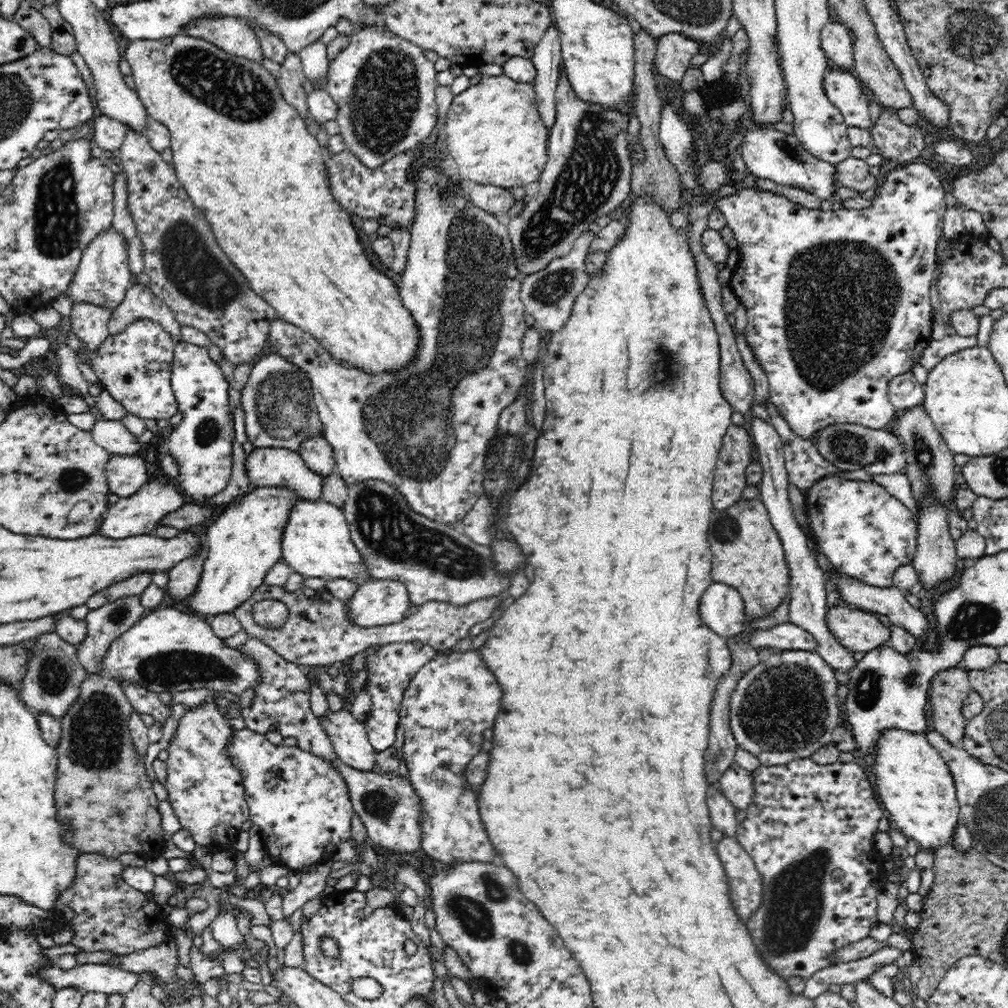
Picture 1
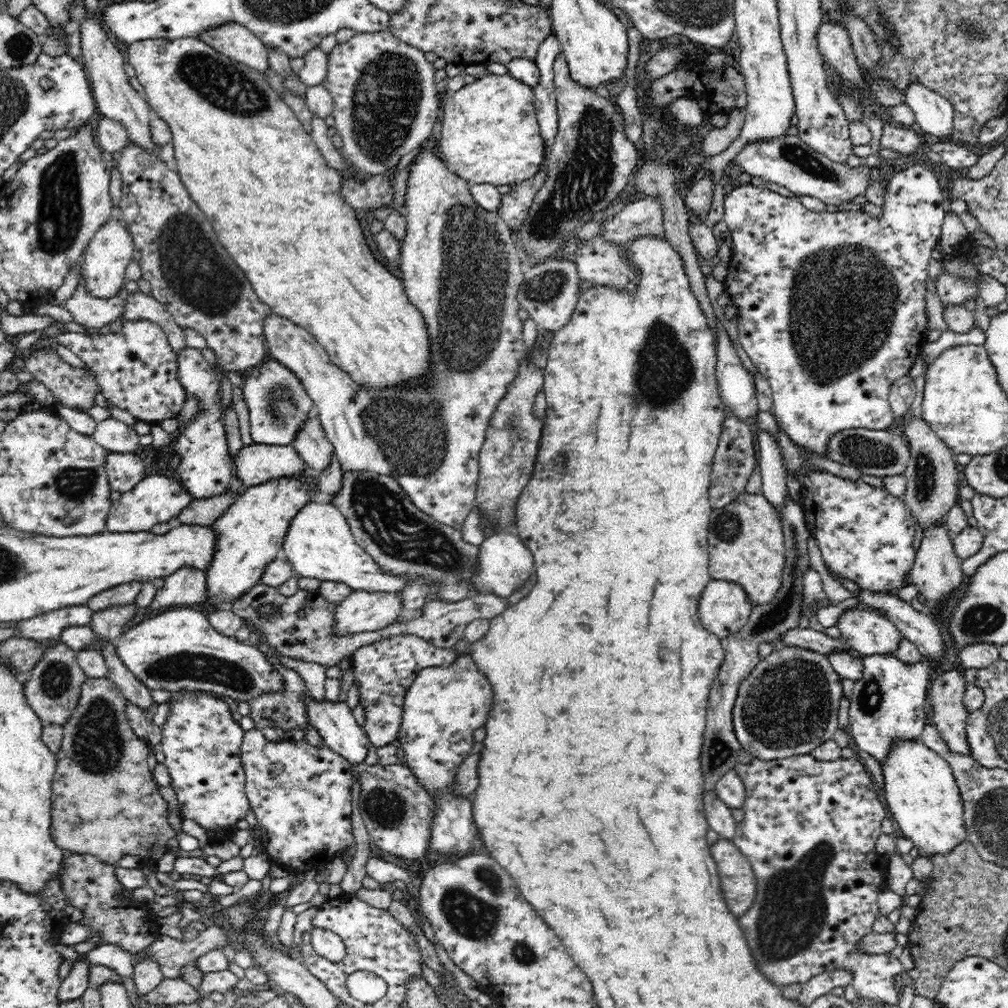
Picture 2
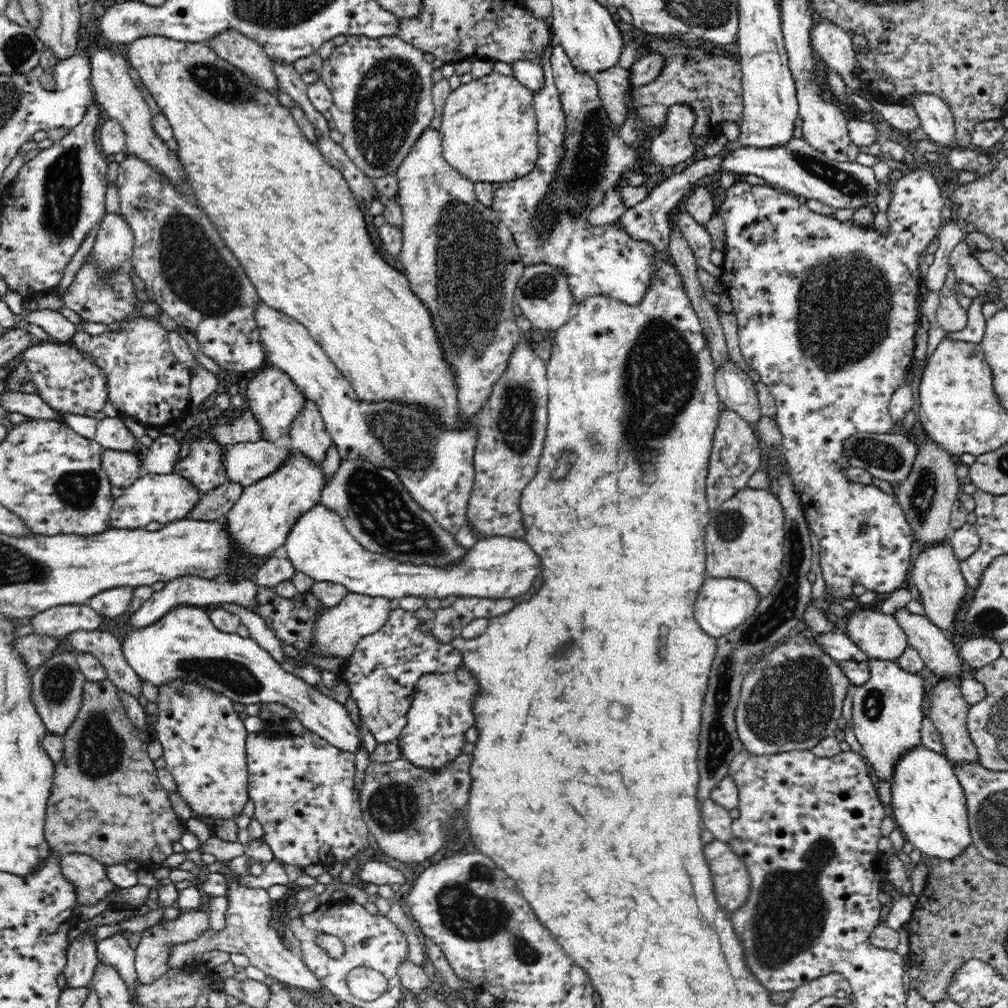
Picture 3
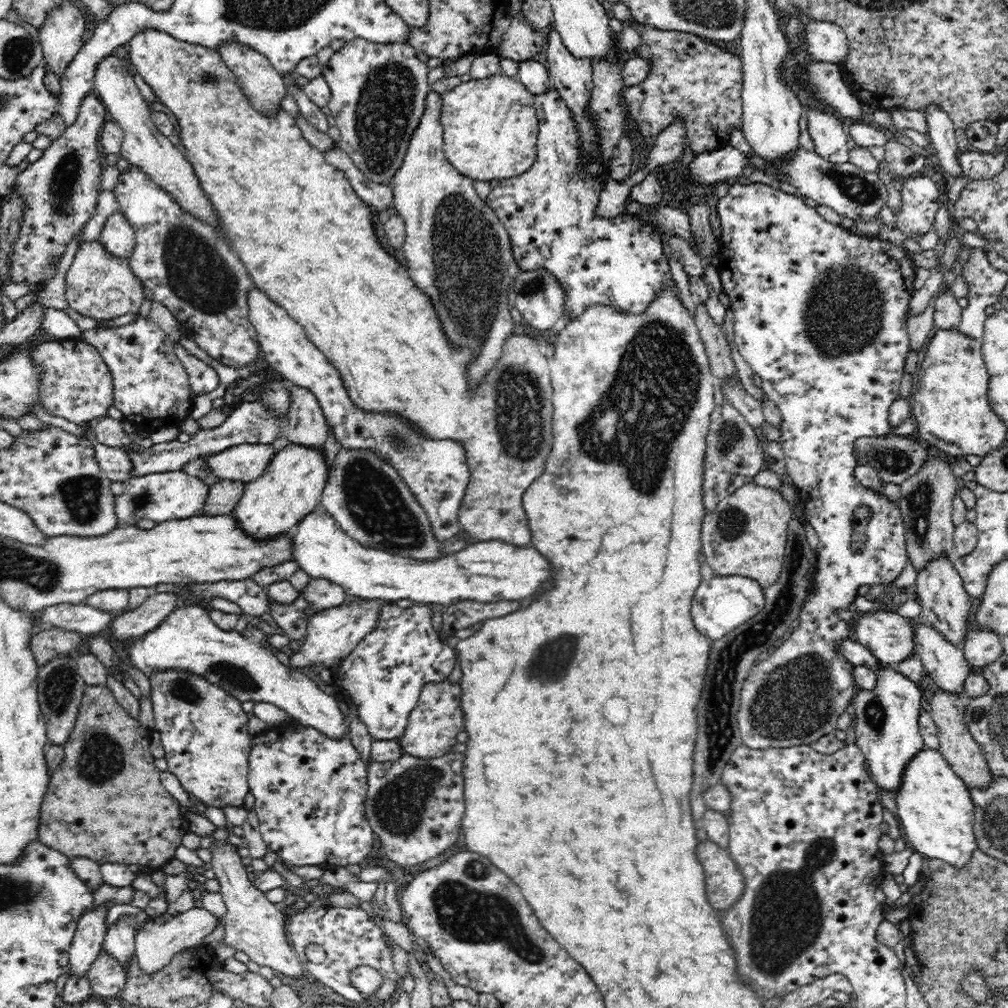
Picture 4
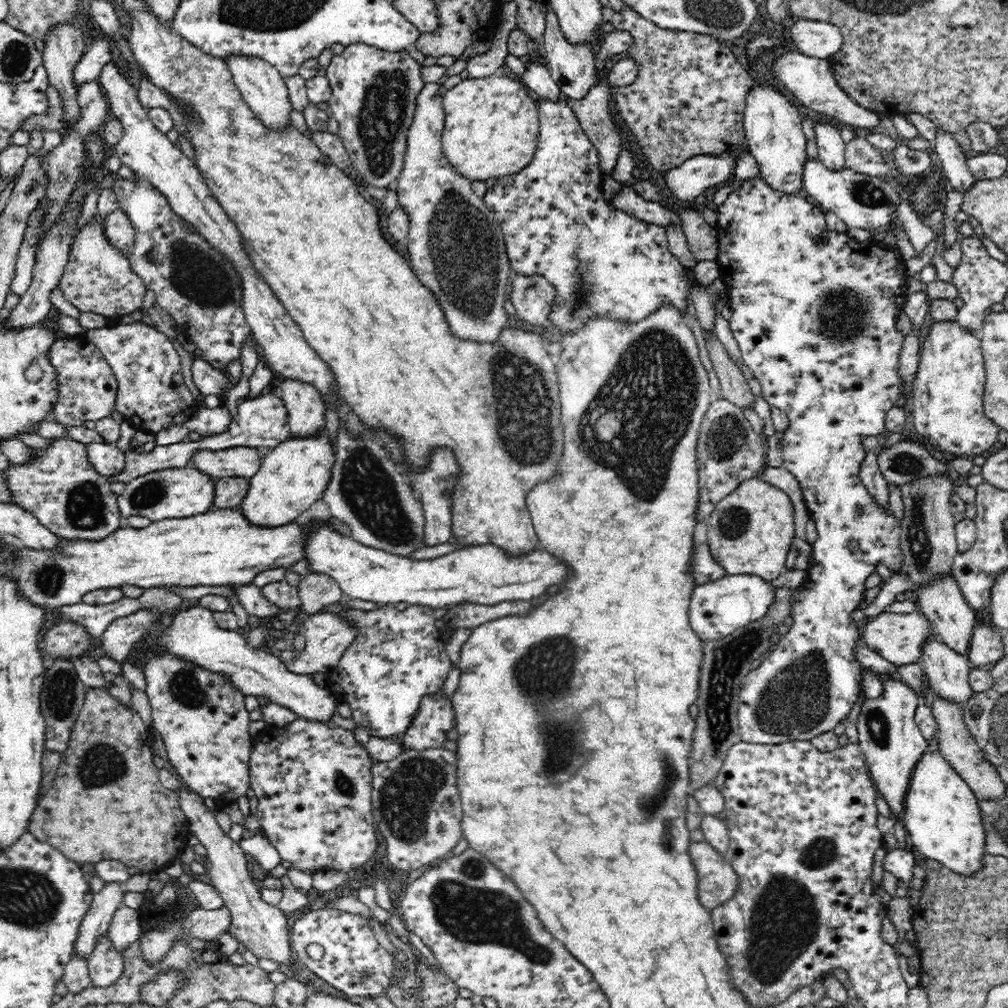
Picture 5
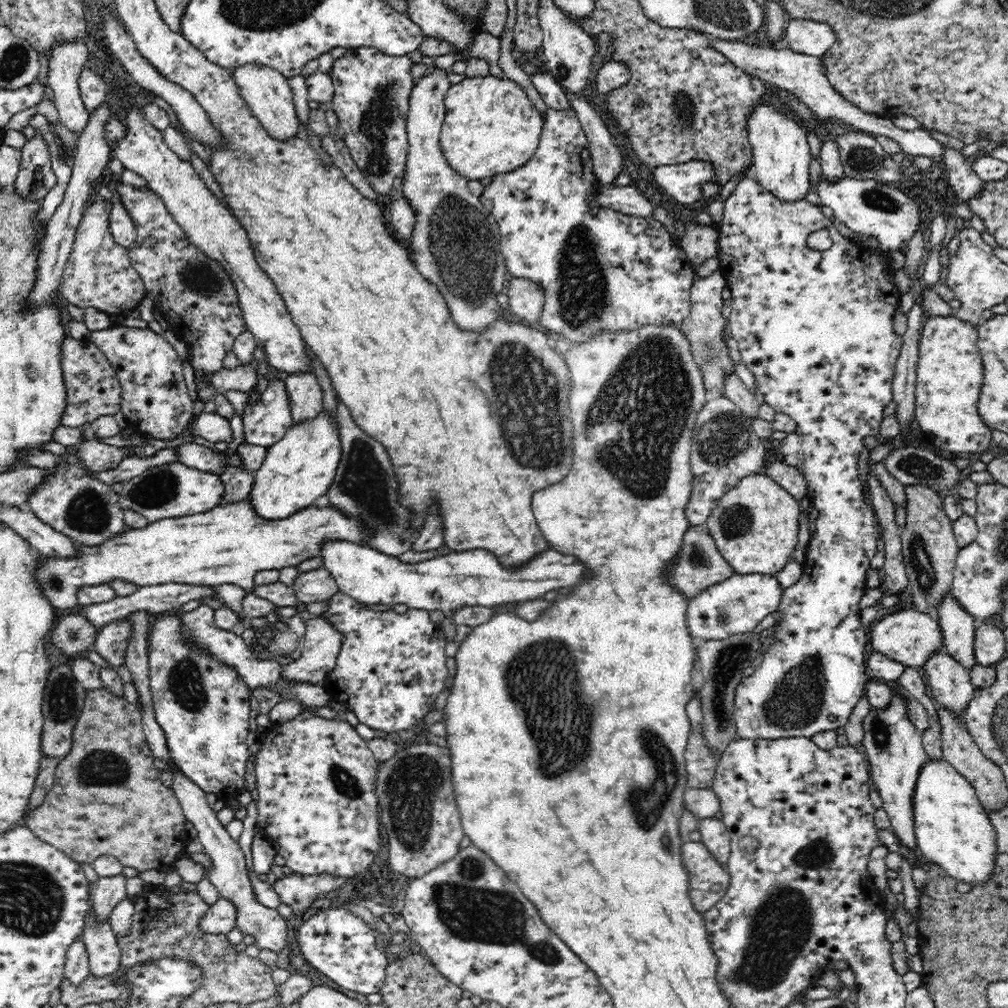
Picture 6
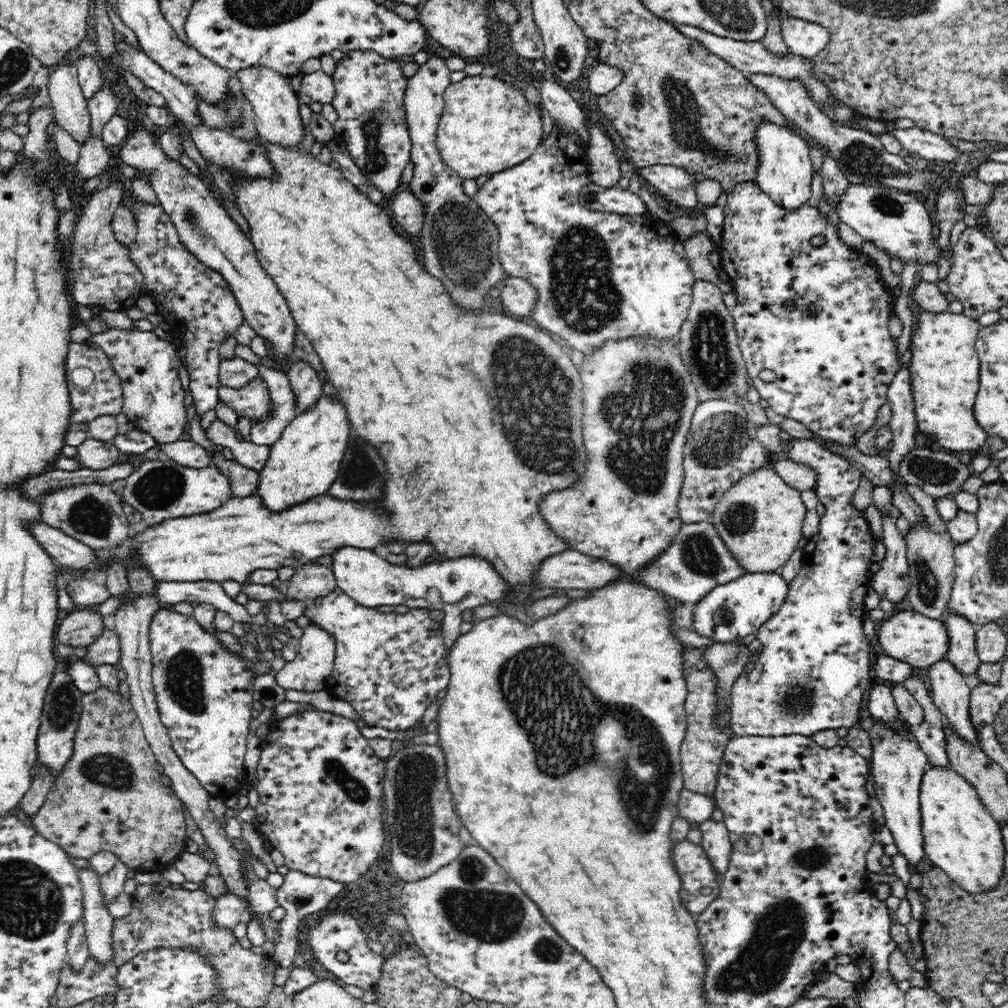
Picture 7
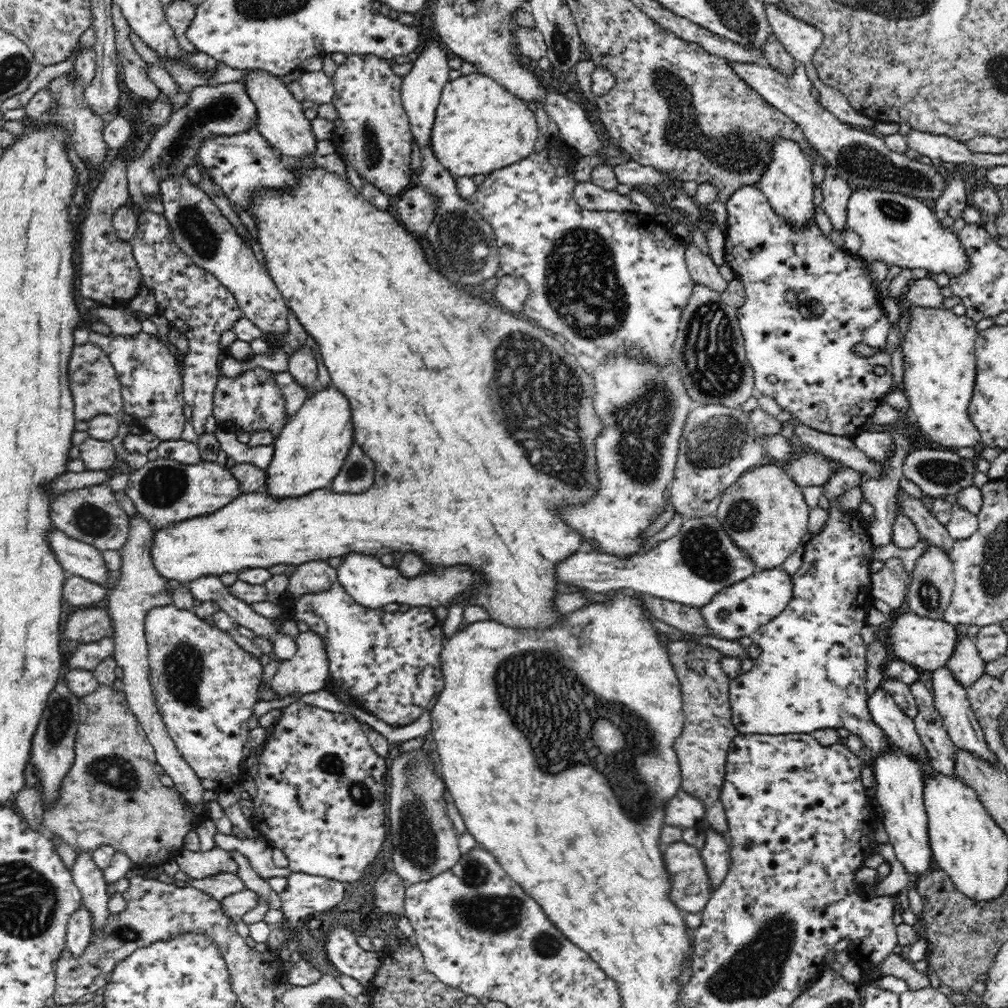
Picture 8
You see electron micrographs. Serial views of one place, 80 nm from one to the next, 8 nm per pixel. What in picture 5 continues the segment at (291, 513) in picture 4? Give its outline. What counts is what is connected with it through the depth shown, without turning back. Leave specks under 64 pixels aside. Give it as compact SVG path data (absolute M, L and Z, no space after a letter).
M319 432L317 437L297 440L292 437L278 444L262 460L256 476L249 480L249 488L238 507L250 525L274 528L294 524L319 499L322 499L331 480L331 469L335 460L335 448L328 437Z

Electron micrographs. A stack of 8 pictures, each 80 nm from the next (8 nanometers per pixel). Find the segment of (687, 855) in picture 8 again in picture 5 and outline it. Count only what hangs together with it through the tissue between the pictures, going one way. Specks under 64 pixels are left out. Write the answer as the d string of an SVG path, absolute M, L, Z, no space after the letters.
M706 840L692 842L689 853L699 873L700 904L713 909L732 899L739 886L732 863Z

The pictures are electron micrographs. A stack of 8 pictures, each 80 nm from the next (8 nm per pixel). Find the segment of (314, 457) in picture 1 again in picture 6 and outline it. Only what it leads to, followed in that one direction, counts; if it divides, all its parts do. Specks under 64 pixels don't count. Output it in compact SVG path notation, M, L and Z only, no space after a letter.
M292 373L285 376L292 425L314 420L323 410L322 389L312 373Z

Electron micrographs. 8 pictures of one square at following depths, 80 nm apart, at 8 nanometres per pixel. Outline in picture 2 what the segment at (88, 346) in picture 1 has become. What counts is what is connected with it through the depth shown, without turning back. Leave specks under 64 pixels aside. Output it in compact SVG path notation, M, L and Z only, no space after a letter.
M79 284L71 299L65 303L64 307L72 315L72 321L78 323L81 328L83 328L82 333L90 337L97 337L103 335L100 332L103 326L114 322L116 318L120 318L120 316L122 316L126 309L124 306L124 300L126 300L126 296L128 295L129 292L126 291L126 287L122 287L119 295L109 299L100 299L92 297L92 295L88 295L88 291L84 291L84 287Z

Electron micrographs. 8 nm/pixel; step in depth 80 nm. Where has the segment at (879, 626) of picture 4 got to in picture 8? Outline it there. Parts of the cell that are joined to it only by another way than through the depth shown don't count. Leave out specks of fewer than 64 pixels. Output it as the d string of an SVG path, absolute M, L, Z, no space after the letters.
M912 611L901 613L886 630L885 644L891 648L896 658L909 662L914 667L930 671L942 668L948 662L948 658L954 652L956 636L958 636L956 627L943 618L932 620Z

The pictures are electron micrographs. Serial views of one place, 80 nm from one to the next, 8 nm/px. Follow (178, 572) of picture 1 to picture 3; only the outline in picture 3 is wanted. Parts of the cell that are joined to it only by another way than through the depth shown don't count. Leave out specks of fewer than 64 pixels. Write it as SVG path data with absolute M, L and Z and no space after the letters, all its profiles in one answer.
M192 575L180 576L164 584L161 591L153 592L152 596L142 606L131 614L130 624L132 624L133 628L144 628L148 624L154 624L164 614L168 614L170 610L183 604L204 607L209 604L232 603L245 606L245 608L252 608L256 604L256 591L257 587L253 580L244 580L244 582L238 582L235 587L232 587L223 586L214 579L209 580Z

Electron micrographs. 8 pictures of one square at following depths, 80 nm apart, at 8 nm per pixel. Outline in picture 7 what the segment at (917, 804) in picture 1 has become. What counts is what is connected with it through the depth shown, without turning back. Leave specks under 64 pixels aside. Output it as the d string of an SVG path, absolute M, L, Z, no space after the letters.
M929 766L922 776L920 792L922 847L936 867L940 867L966 893L986 892L1003 875L1004 843L1000 827L982 804L977 790L952 767Z

